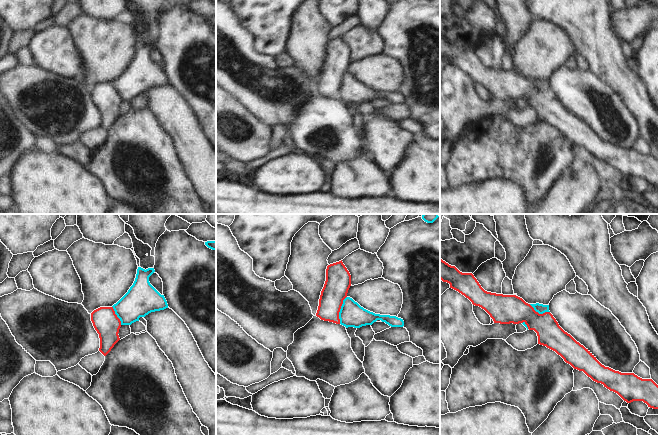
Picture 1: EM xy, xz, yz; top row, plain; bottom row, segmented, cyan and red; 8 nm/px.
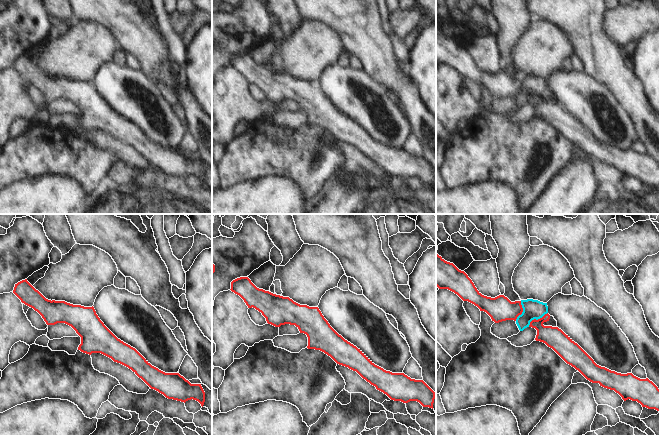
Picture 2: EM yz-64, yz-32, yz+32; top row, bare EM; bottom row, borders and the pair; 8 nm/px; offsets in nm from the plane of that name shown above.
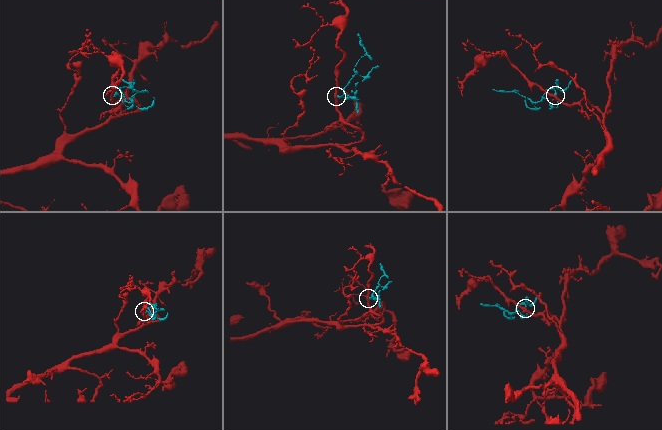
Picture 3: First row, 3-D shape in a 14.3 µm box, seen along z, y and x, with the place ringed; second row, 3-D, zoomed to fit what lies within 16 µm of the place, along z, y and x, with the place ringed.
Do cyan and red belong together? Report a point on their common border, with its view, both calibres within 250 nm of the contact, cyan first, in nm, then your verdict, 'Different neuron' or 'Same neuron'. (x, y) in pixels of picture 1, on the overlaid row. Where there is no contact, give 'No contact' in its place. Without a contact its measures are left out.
Touches cyan at xz (340, 310). Thickness 200 nm (cyan) against 200 nm. Different neuron

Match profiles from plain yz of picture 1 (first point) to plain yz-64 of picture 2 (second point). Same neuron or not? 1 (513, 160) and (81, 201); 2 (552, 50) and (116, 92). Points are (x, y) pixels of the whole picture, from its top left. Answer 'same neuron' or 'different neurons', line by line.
1: different neurons
2: different neurons

